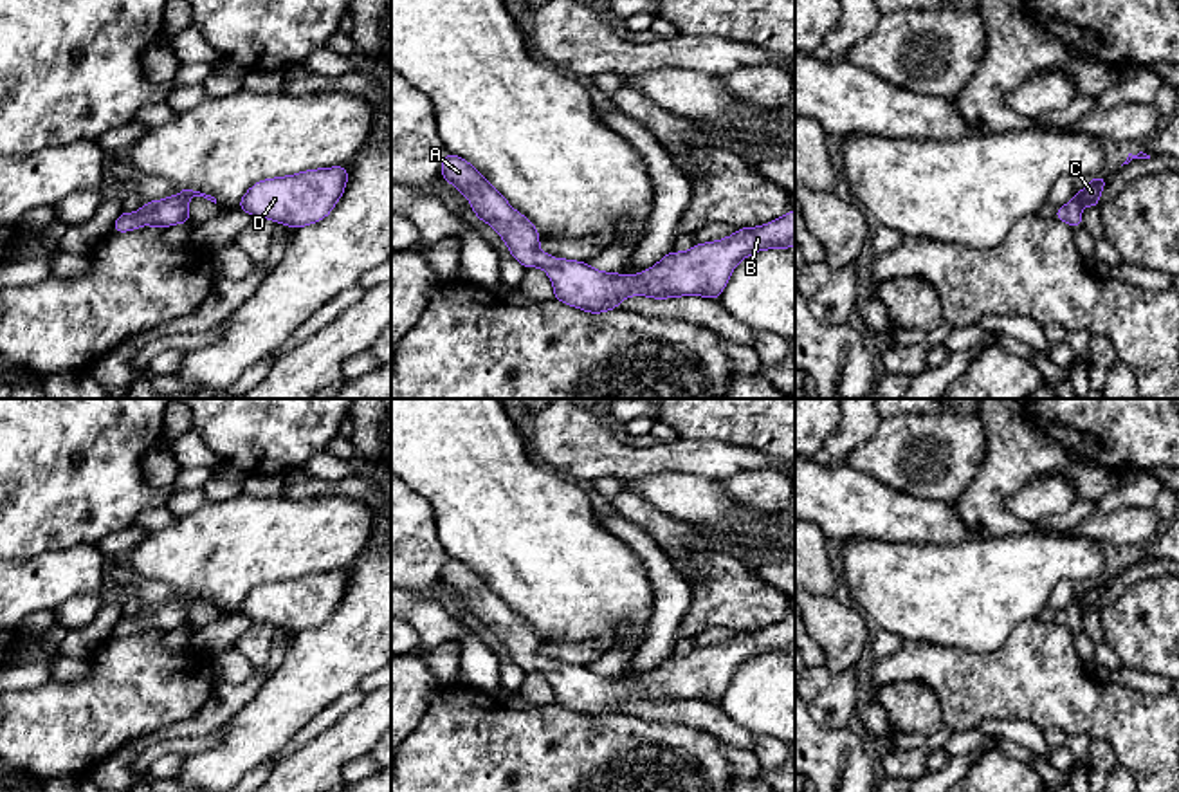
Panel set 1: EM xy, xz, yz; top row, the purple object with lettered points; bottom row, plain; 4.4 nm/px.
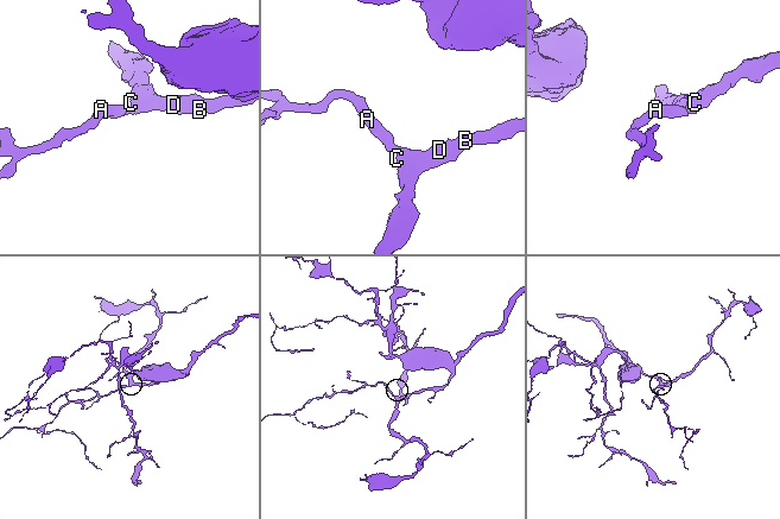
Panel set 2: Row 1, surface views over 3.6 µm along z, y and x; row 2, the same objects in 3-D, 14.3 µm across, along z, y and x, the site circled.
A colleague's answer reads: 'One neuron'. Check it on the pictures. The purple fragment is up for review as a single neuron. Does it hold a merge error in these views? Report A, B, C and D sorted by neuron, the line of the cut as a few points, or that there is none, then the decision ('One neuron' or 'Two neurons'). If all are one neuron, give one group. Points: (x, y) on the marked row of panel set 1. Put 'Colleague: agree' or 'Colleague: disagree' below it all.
Groups: A B C D. No split. One neuron
Colleague: agree

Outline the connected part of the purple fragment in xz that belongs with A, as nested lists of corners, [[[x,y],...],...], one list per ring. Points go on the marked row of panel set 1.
[[[447,152],[440,177],[465,195],[478,220],[487,222],[525,269],[546,271],[553,298],[588,314],[617,310],[629,296],[653,299],[703,296],[719,299],[736,265],[754,253],[795,247],[795,209],[734,235],[694,244],[689,251],[671,251],[638,274],[604,272],[586,262],[553,258],[537,245],[541,233],[494,189],[469,161]]]

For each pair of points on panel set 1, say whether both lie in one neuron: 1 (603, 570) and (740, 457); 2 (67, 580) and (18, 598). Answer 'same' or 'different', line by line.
1: different
2: same

